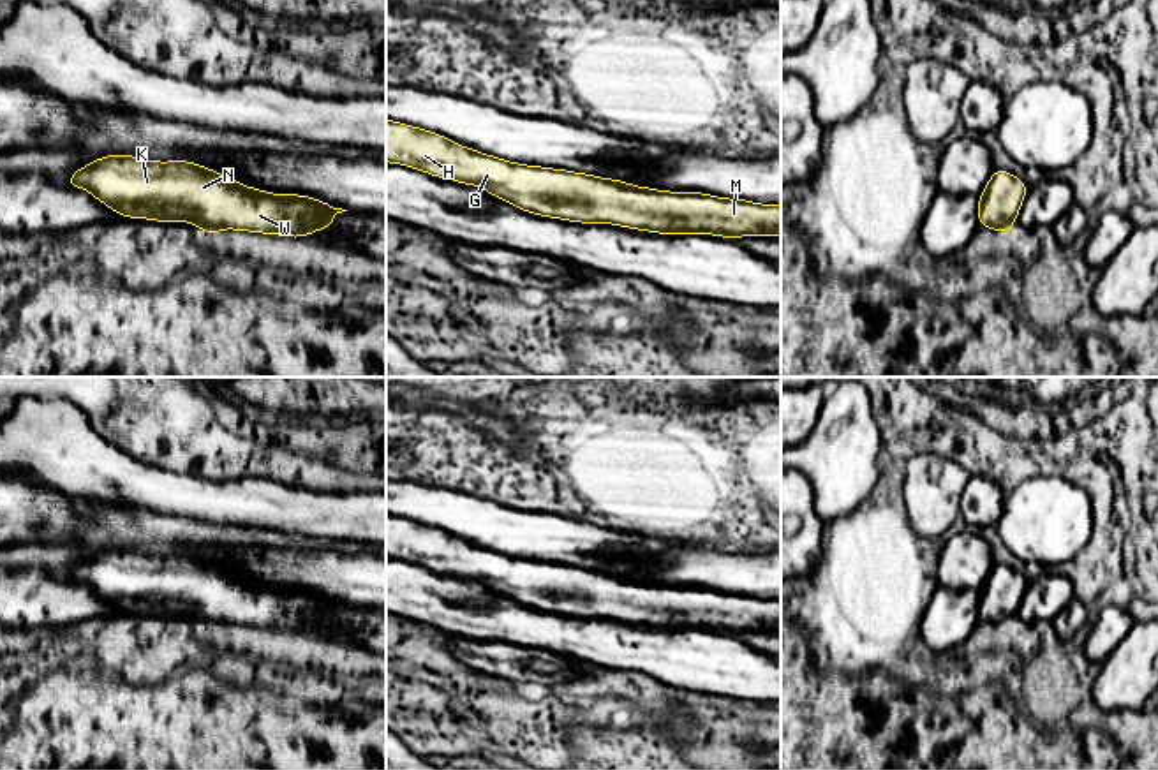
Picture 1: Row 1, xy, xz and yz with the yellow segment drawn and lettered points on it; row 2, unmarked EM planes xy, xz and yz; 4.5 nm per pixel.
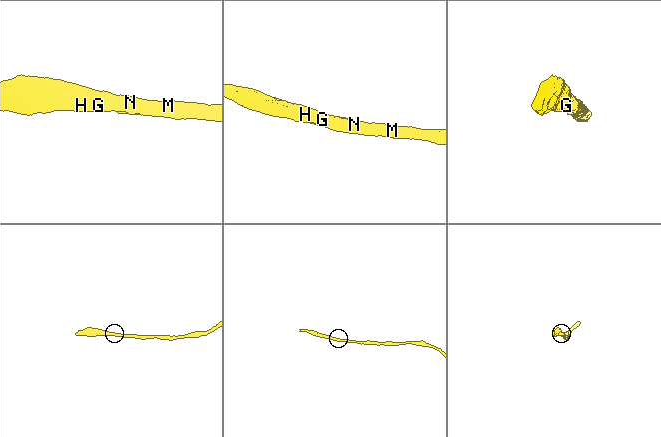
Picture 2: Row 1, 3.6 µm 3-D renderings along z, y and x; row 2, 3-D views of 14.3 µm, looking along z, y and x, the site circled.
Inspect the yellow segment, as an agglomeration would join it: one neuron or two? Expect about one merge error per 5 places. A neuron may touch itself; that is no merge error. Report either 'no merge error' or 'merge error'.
no merge error

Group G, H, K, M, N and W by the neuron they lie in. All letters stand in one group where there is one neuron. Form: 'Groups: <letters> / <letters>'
Groups: G H K M N W

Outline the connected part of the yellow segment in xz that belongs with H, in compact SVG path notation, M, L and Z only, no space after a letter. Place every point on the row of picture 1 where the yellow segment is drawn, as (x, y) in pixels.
M386 120L386 162L478 185L539 217L657 234L781 236L781 204L657 190L569 169L508 162L395 120Z

